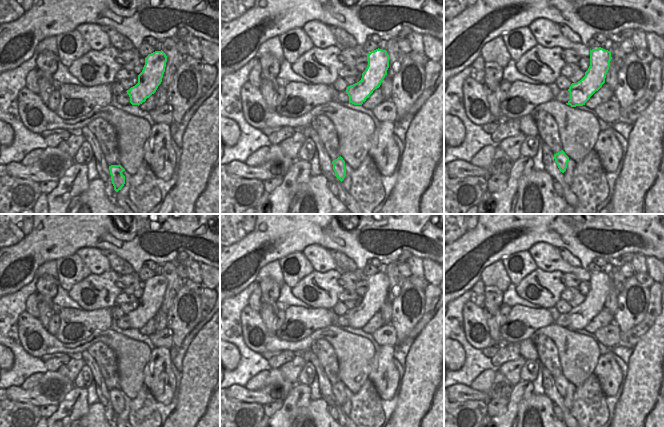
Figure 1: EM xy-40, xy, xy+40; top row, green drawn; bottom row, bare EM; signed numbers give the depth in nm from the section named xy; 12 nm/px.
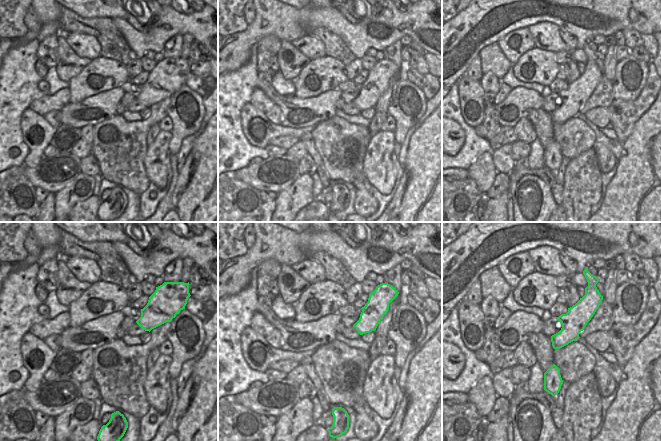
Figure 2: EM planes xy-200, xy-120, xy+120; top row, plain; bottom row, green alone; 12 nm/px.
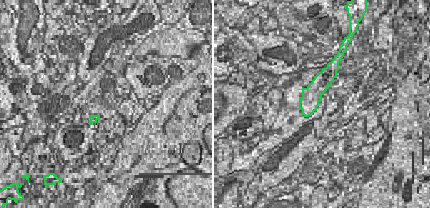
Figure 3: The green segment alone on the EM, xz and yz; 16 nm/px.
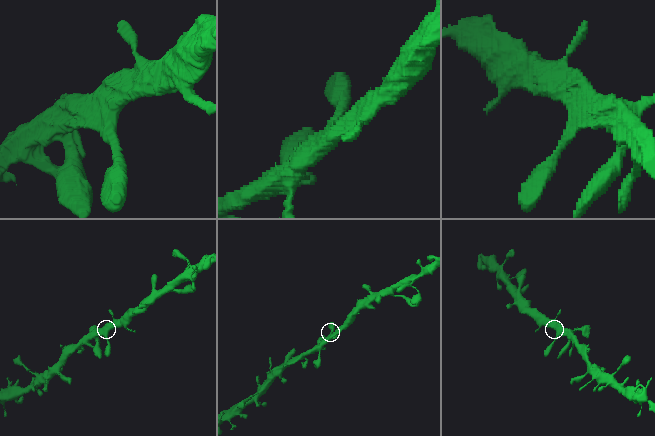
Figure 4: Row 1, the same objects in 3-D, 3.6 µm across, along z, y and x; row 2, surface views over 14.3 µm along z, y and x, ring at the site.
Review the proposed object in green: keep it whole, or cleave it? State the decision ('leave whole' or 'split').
leave whole

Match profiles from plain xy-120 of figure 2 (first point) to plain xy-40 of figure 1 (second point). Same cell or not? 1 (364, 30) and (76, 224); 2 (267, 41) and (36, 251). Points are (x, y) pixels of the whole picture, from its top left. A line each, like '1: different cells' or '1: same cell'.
1: same cell
2: different cells

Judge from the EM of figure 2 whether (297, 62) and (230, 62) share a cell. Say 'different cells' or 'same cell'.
different cells

